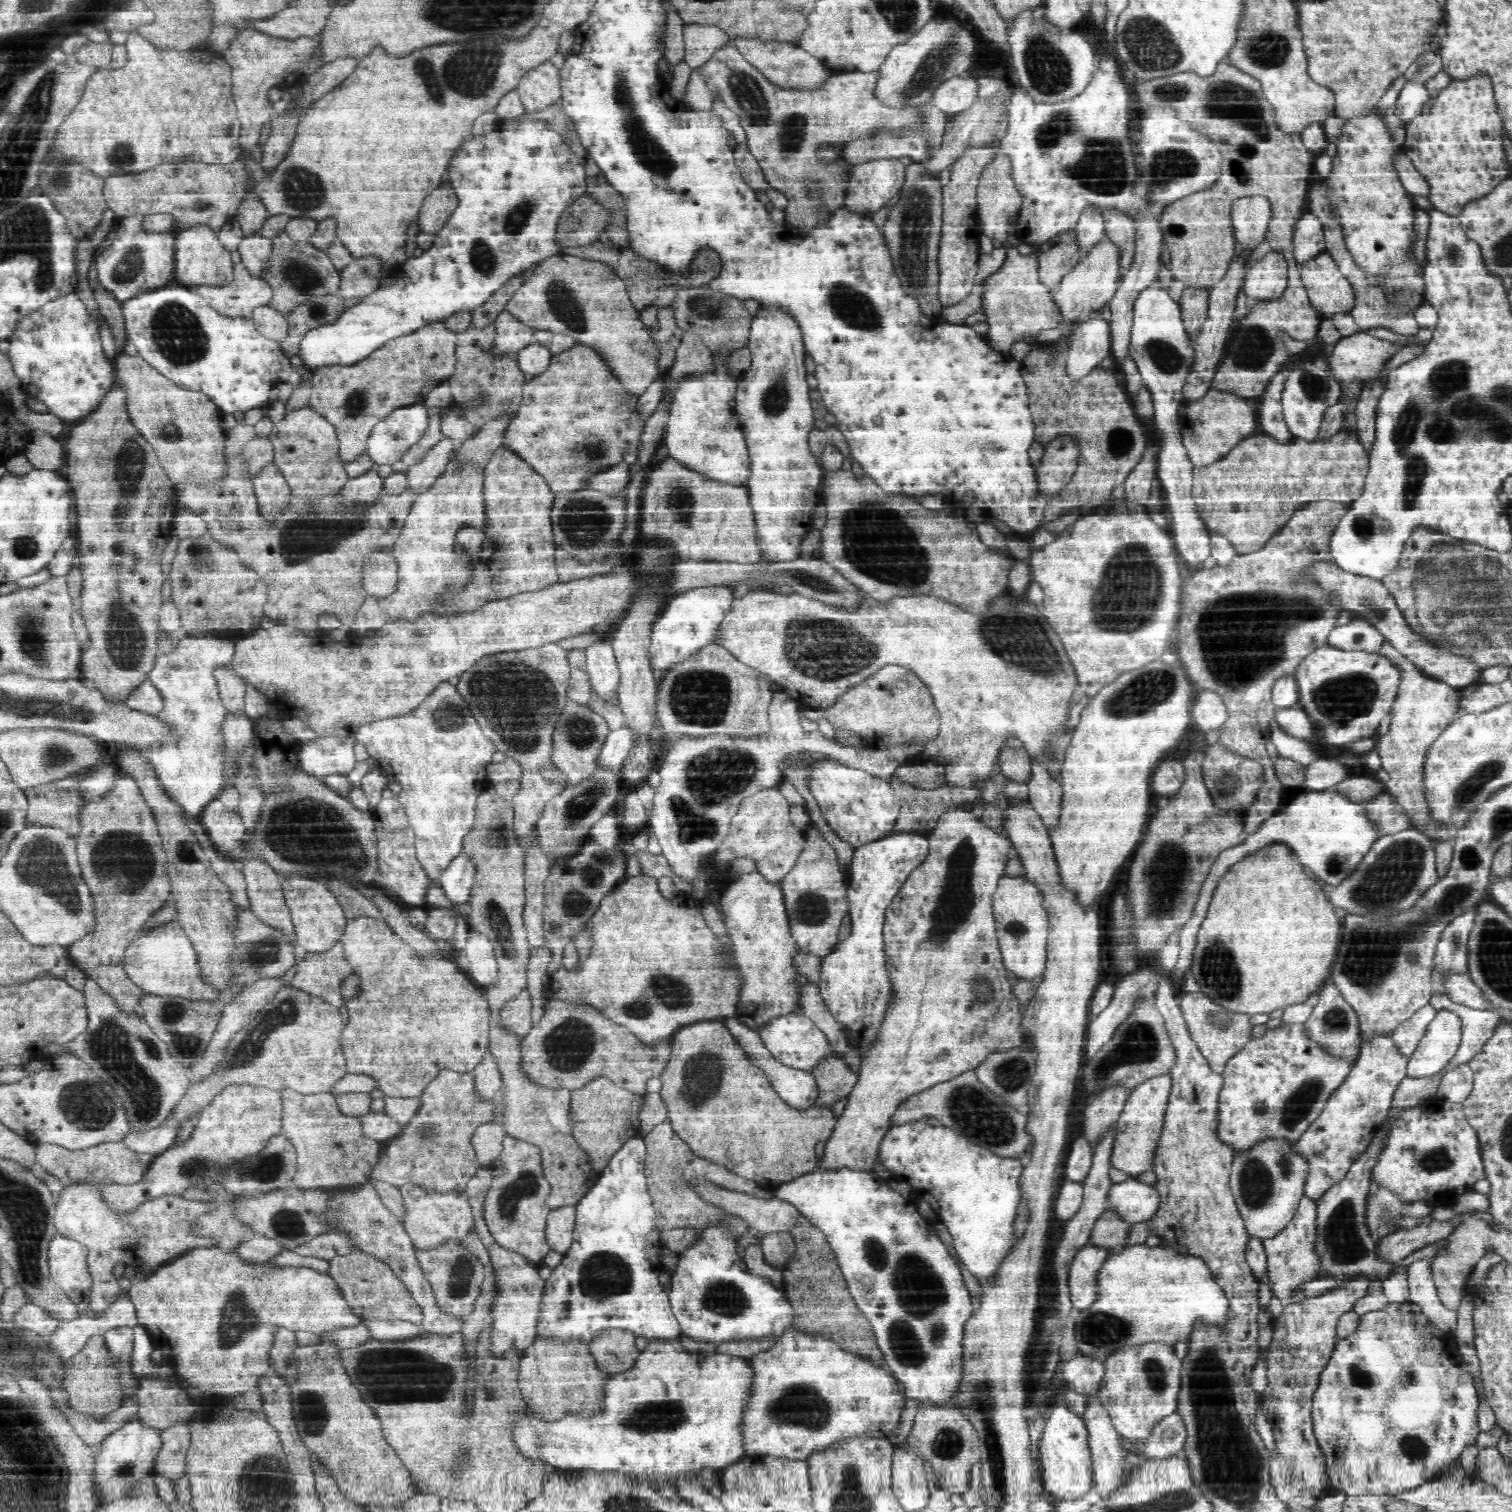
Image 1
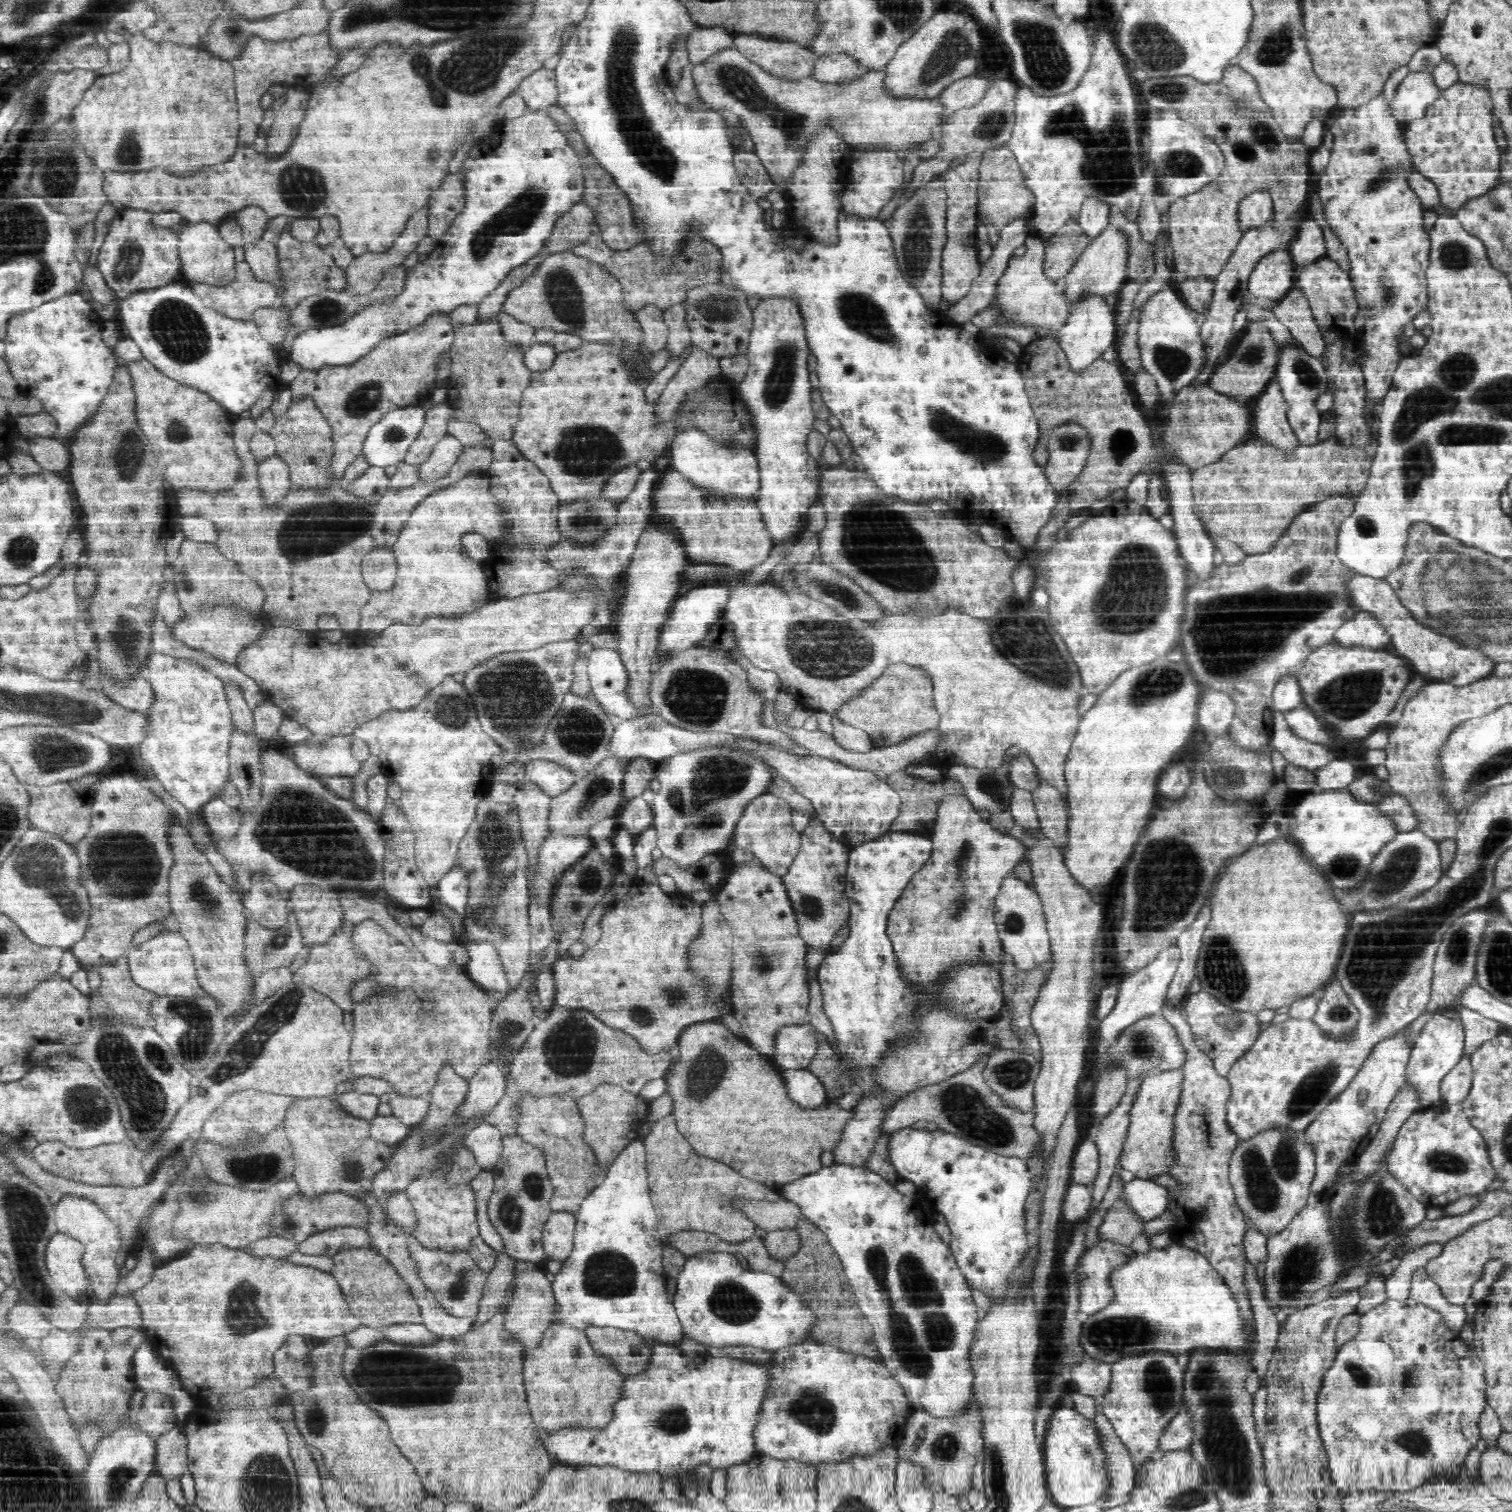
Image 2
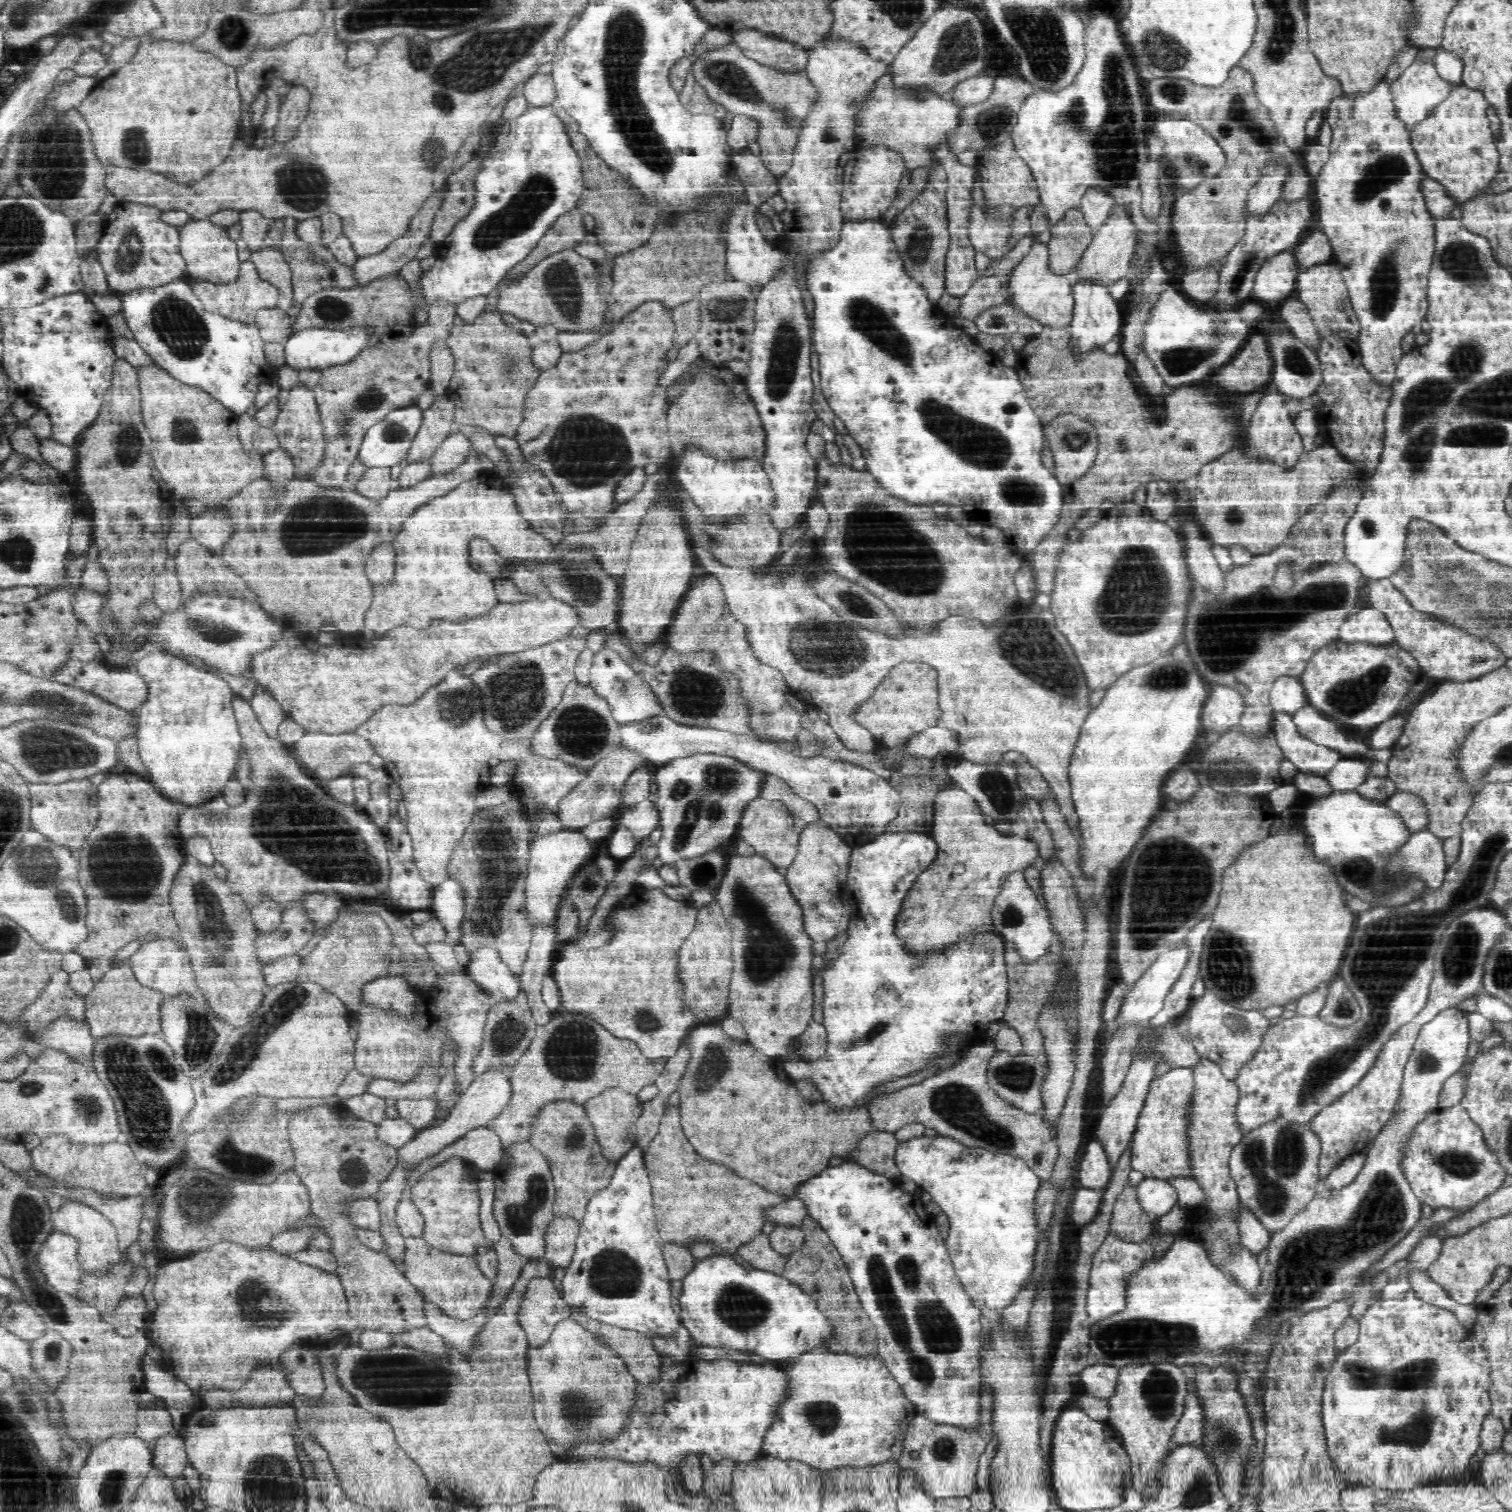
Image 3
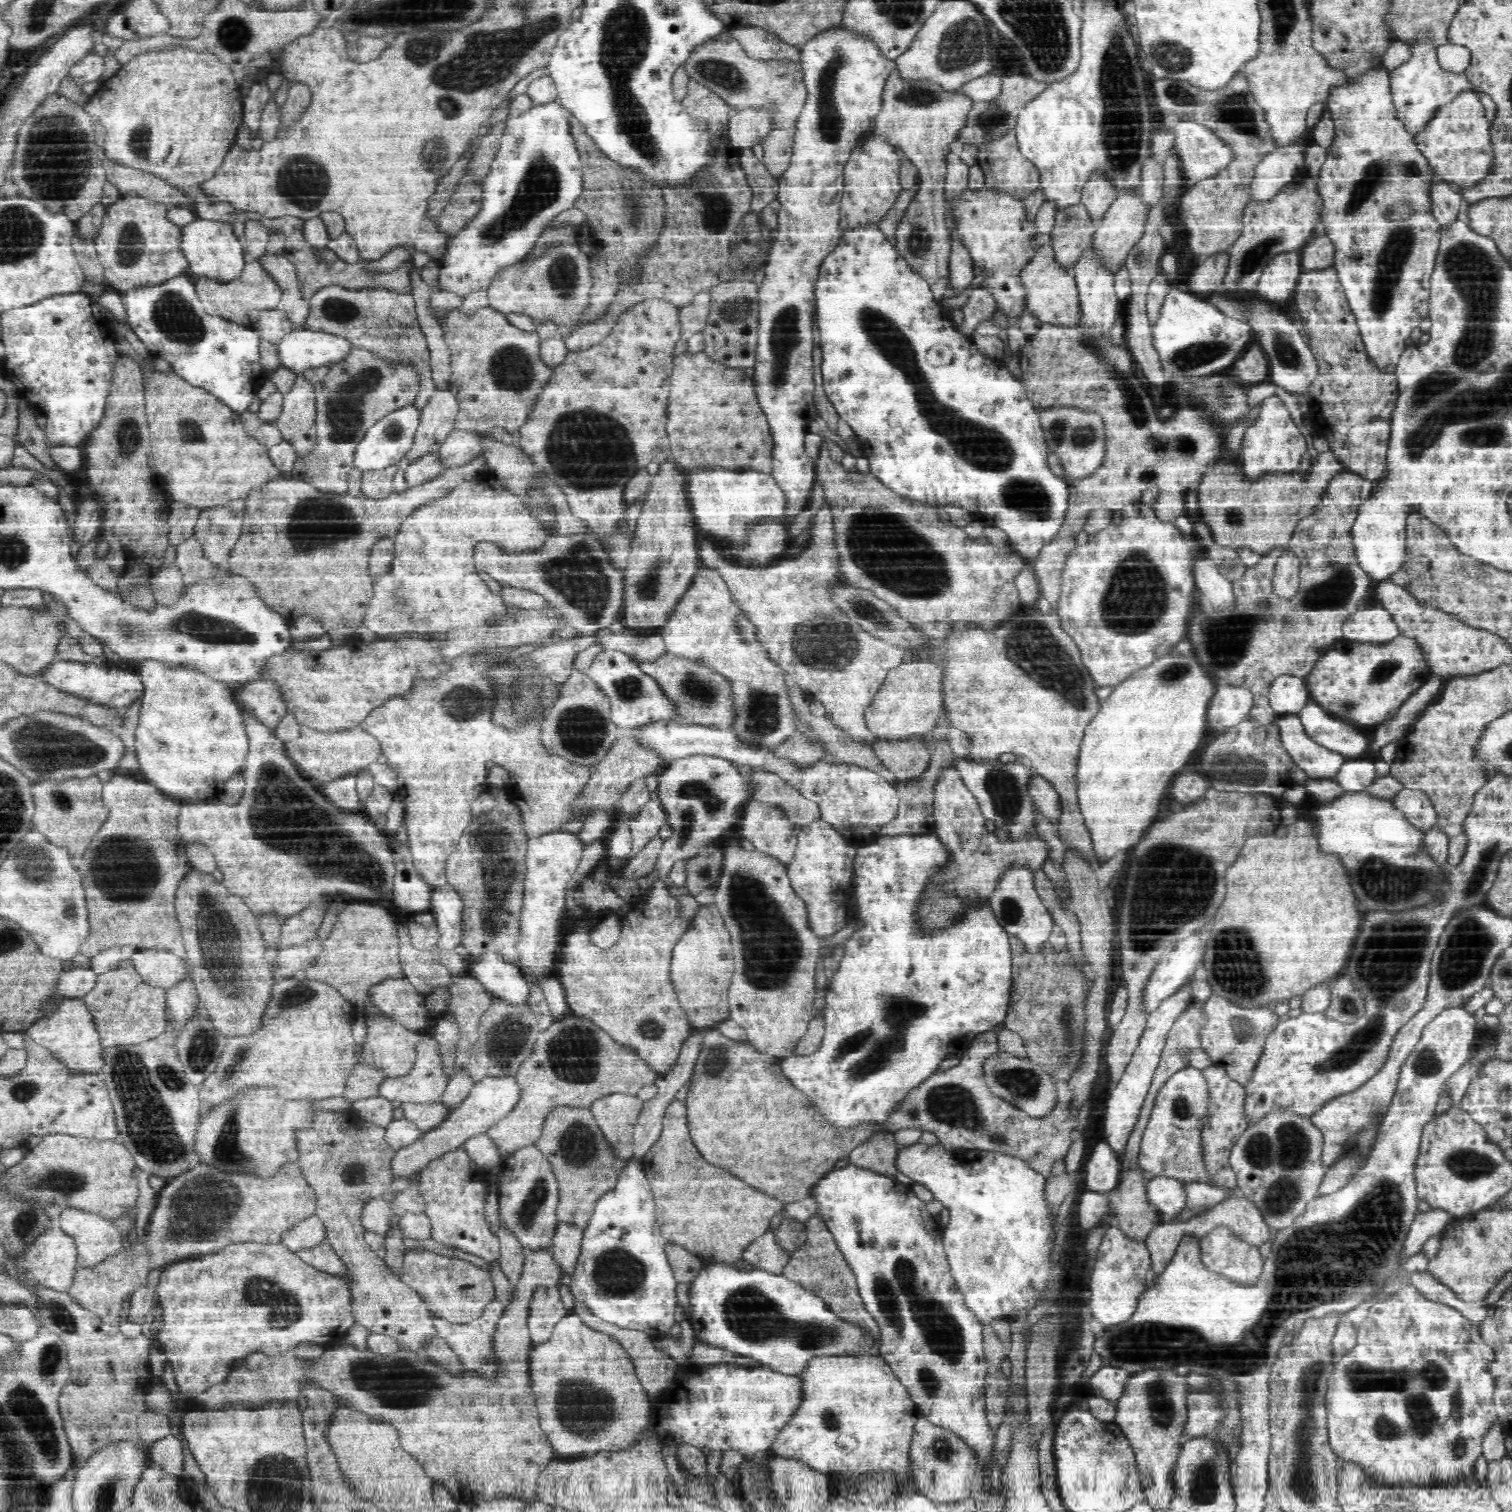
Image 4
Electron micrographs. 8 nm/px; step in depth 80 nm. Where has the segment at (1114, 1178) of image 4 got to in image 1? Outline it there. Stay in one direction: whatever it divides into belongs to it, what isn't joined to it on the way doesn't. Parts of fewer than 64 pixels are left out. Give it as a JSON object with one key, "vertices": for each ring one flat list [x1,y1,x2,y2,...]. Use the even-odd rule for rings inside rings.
{"vertices":[[1086,1137,1076,1139,1072,1144,1070,1156,1065,1162,1065,1178,1082,1183,1090,1174,1095,1154,1095,1146]]}

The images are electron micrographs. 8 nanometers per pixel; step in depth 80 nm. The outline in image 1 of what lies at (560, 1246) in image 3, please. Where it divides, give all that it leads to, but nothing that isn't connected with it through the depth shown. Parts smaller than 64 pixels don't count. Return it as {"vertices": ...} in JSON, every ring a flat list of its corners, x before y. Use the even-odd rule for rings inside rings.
{"vertices":[[574,1207,557,1208,548,1212,544,1233,550,1249,562,1255,569,1251,573,1243,575,1218]]}

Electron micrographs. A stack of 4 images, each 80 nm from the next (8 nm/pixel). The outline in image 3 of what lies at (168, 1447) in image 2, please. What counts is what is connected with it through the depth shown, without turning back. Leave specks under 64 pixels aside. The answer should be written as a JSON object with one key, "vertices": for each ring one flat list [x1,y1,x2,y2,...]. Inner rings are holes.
{"vertices":[[172,1433,156,1439,151,1445,152,1464,162,1469,169,1477,182,1477,188,1464,185,1444,180,1433]]}

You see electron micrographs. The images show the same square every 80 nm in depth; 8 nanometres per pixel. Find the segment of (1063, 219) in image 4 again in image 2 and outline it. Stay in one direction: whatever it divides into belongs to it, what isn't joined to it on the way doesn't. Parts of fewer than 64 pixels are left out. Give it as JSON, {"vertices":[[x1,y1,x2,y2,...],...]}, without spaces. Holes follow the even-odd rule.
{"vertices":[[1079,217,1068,218,1053,235,1045,239,1045,273,1052,280,1063,280,1090,243]]}

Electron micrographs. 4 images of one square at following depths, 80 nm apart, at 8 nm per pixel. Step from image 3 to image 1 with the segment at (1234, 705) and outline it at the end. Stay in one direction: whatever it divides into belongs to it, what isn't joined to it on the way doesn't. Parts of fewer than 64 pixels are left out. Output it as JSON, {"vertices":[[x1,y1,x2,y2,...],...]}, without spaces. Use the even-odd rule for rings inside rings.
{"vertices":[[1212,690,1199,691,1192,706,1192,715,1198,728,1213,737,1224,728,1229,710,1222,696]]}

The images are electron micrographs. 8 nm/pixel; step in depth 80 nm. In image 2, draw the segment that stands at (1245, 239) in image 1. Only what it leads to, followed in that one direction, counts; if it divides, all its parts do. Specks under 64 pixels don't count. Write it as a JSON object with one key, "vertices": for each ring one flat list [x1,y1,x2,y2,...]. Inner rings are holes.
{"vertices":[[1270,187,1250,192,1239,206,1241,227,1245,231,1248,226,1262,224,1274,217,1274,201]]}

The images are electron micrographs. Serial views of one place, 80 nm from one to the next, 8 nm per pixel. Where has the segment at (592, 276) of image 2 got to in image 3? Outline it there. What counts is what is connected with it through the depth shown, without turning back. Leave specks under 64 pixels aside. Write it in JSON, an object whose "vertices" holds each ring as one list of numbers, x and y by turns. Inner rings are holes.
{"vertices":[[575,248,552,252,522,276,504,276,488,294,493,308,529,320,532,324,556,326,562,331,594,329,602,320,606,302,599,302,594,278,594,260,582,256]]}

